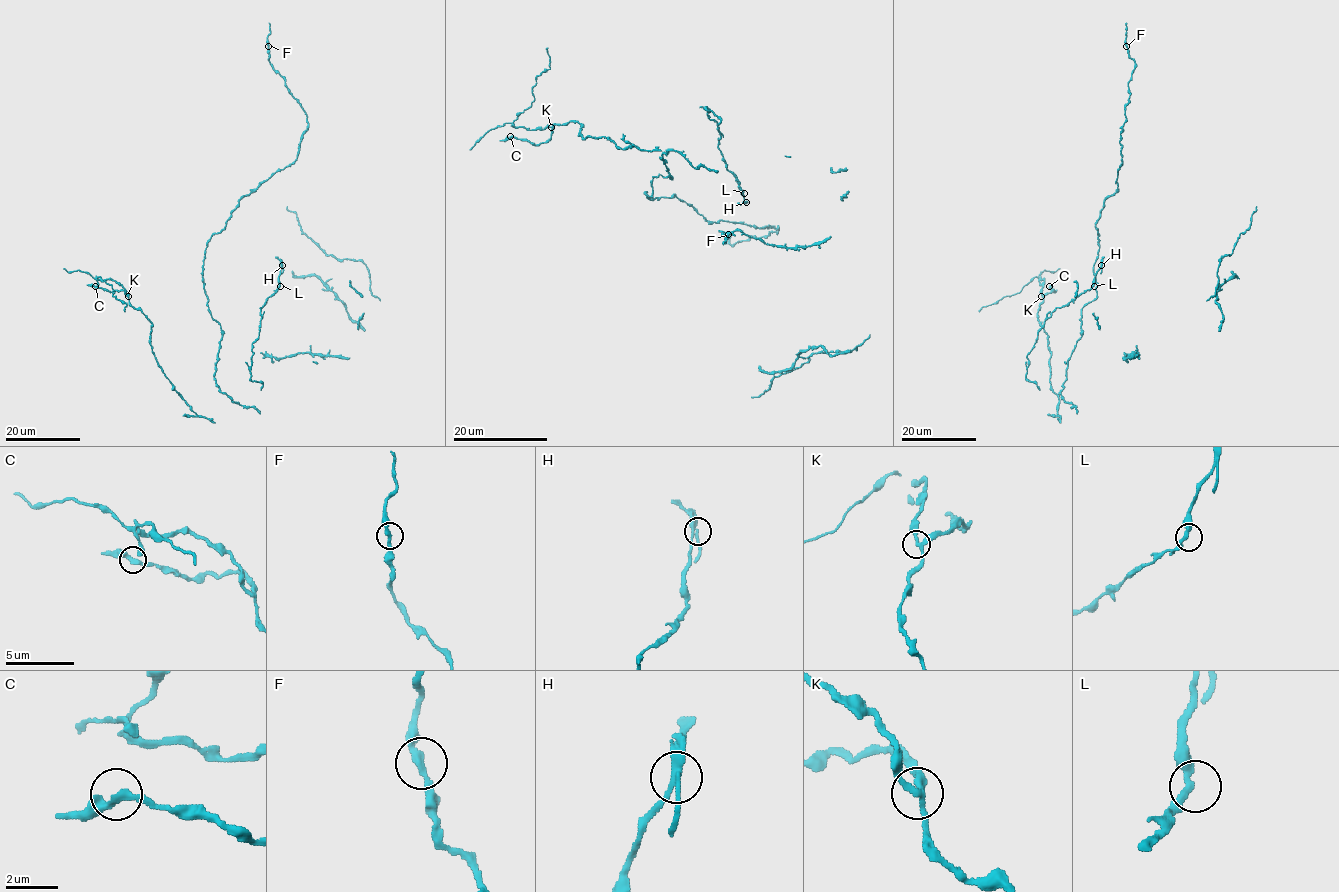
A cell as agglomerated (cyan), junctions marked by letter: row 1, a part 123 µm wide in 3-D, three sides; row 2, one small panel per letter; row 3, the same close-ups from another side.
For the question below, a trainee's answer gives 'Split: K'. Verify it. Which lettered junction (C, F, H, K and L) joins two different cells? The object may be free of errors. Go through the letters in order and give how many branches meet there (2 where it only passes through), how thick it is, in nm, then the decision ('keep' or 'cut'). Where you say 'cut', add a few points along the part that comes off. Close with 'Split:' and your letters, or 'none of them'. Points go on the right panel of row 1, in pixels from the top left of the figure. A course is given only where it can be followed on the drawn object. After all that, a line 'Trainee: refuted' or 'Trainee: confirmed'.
C: 2 branches meet; 280 nm thick; keep
F: 2 branches meet; 260 nm thick; keep
H: 3 branches meet; 260 nm thick; keep
K: 3 branches meet; 240 nm thick; cut; foreign part runs (1042, 296), (1044, 280), (1034, 277), (1019, 292), (982, 307), (978, 312)
L: 2 branches meet; 280 nm thick; keep
Split: K
Trainee: confirmed

